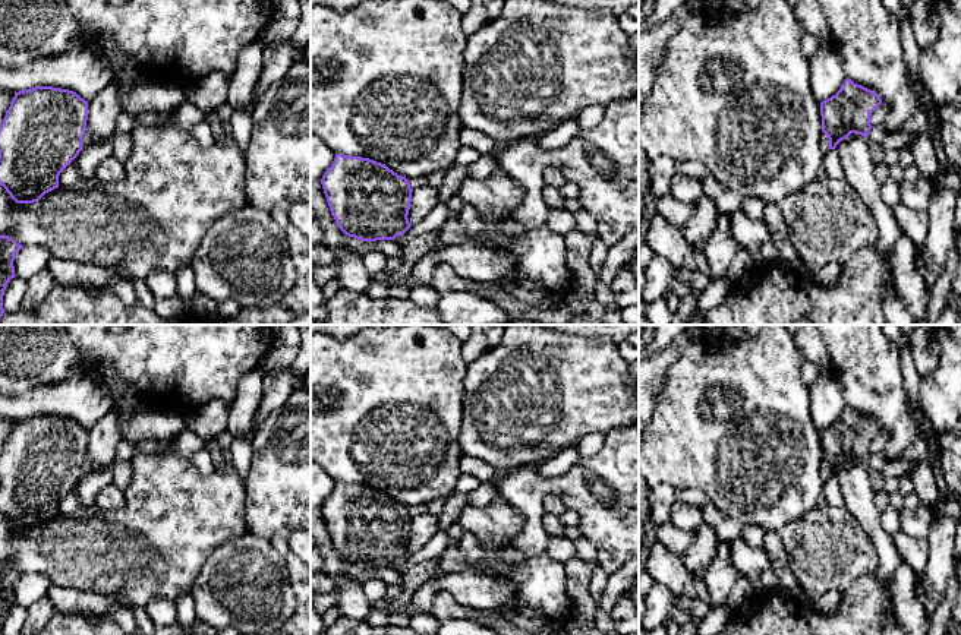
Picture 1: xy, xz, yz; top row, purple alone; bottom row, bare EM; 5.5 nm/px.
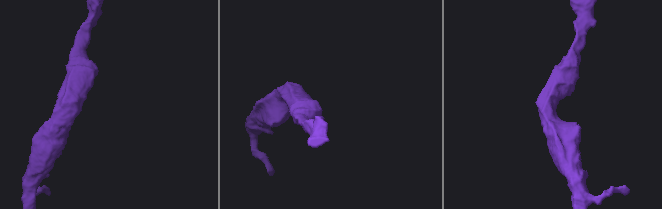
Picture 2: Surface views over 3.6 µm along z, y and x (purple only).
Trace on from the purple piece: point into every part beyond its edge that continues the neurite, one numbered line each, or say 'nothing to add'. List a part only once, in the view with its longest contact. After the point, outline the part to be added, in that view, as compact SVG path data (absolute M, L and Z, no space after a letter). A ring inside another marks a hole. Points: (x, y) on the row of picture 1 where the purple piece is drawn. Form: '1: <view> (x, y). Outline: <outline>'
nothing to add

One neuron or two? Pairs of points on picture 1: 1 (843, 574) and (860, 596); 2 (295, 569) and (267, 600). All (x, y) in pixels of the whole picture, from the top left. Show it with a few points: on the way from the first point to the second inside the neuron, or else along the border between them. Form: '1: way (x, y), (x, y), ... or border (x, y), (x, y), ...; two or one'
1: border (875, 572), (857, 578), (843, 593); two
2: border (282, 558), (293, 594), (295, 610); two

